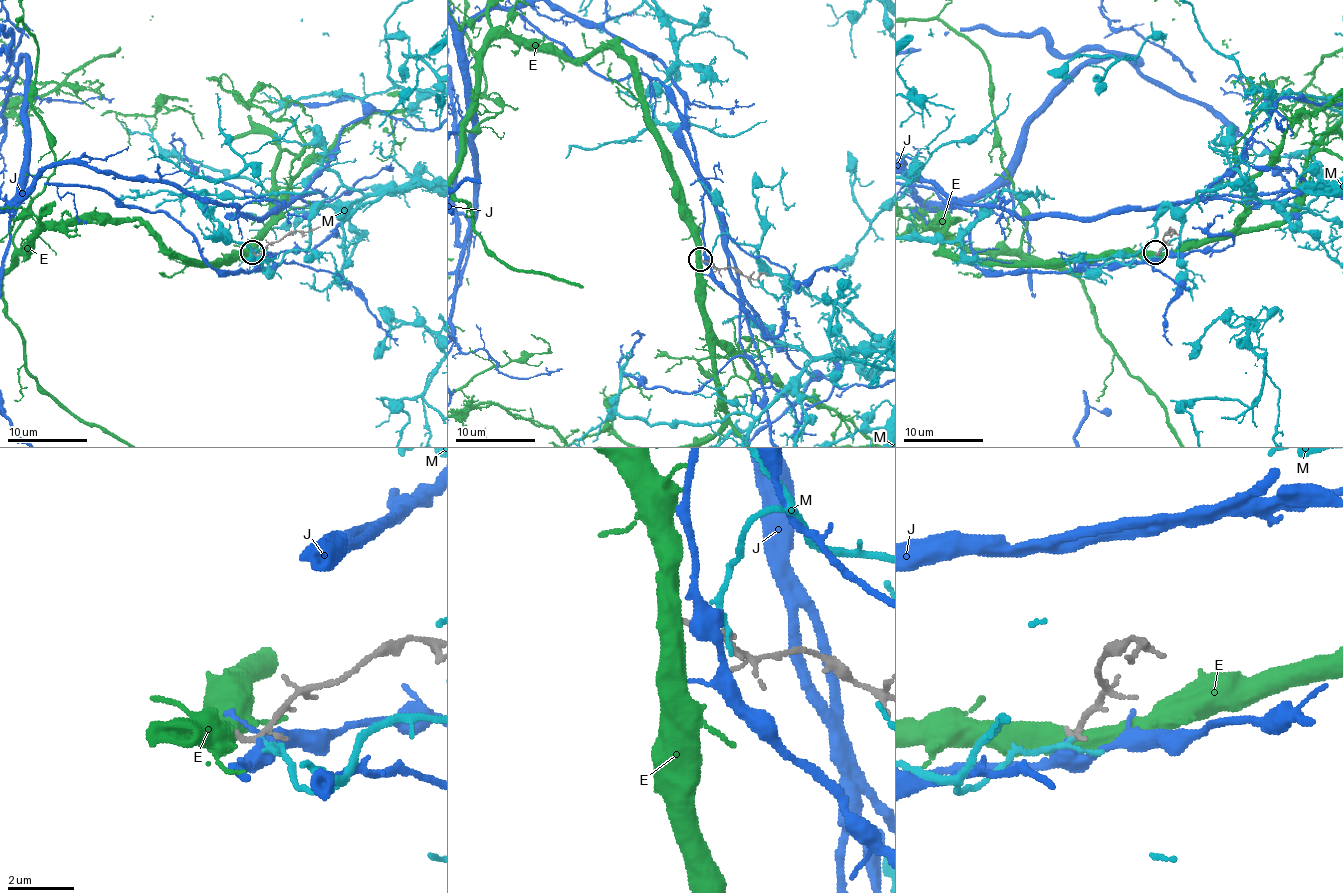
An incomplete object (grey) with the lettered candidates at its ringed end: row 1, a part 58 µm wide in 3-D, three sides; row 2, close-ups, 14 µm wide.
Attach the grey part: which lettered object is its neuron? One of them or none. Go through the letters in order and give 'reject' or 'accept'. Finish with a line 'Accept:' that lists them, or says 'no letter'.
E: accept
J: reject
M: reject
Accept: E

